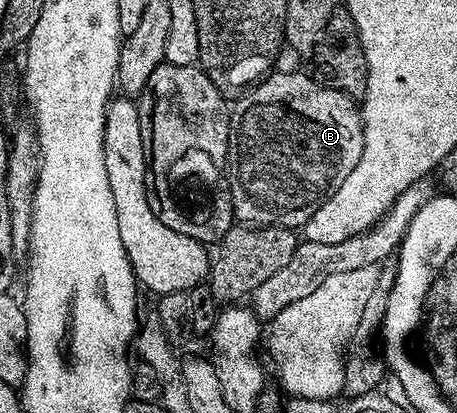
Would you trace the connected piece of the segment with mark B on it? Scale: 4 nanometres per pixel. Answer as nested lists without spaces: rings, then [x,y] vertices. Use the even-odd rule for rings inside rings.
[[[277,72],[255,83],[242,94],[247,96],[232,104],[230,145],[226,151],[228,191],[235,217],[243,225],[298,230],[301,224],[321,213],[323,202],[336,194],[336,190],[344,186],[344,178],[356,170],[364,150],[362,113],[355,97],[345,96],[340,90],[319,82],[313,75]]]

